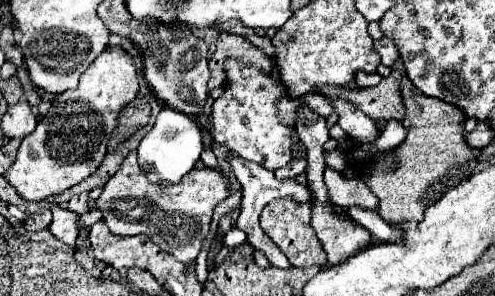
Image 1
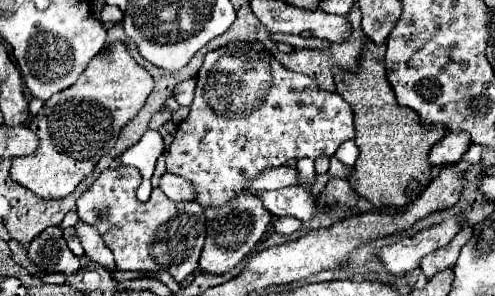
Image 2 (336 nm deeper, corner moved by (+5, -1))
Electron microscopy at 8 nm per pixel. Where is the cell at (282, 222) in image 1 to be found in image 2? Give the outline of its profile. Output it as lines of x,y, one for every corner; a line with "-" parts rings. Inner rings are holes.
282,216
280,220
274,222
274,232
278,232
278,234
292,234
292,232
300,230
300,226
302,226
302,220
296,220
292,216

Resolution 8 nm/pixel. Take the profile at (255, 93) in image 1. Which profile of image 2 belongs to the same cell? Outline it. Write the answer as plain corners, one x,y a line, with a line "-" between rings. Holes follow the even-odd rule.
232,42
208,52
196,82
198,86
190,114
180,124
166,154
166,170
190,180
196,186
196,200
202,206
226,204
242,192
248,178
266,168
282,166
292,158
332,156
342,142
354,138
356,134
354,114
340,94
320,90
316,80
284,68
256,42

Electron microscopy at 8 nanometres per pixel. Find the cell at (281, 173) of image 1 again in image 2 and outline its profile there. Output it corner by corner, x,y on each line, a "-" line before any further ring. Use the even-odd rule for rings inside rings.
242,192
236,200
220,208
206,208
206,244
202,248
200,268
208,274
224,274
234,268
246,254
250,254
256,242
266,232
266,224
270,222
272,214
264,208
262,200
254,194

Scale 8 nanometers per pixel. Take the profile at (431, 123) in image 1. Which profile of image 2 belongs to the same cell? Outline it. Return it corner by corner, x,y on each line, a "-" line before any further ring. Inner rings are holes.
370,42
360,56
360,72
350,74
336,68
336,92
350,104
356,122
356,146
360,156
356,160
356,192
372,202
374,208
402,208
430,182
430,148
442,140
446,128
442,124
422,124
412,108
396,102
386,74
386,46

